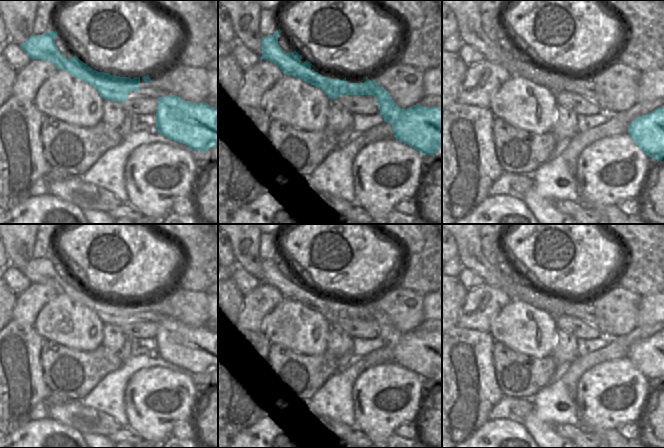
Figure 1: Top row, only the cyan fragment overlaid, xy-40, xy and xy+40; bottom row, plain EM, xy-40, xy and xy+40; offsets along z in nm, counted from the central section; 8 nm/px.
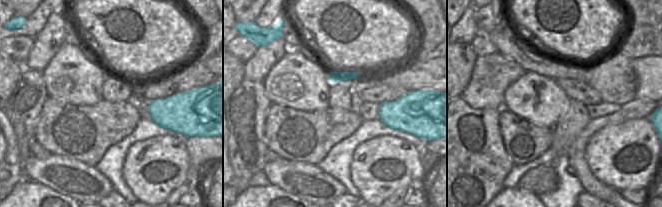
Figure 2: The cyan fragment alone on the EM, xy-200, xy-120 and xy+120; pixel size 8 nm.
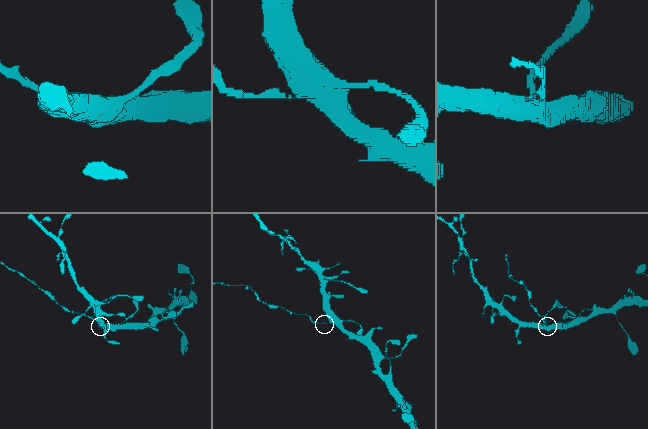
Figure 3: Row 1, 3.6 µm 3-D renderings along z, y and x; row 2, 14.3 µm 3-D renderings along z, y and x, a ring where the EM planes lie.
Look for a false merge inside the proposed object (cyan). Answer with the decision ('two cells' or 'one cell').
two cells

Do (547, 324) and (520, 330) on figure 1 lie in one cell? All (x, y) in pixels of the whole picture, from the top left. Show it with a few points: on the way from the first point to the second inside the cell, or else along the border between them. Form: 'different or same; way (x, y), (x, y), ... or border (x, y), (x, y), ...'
same; way (537, 316), (527, 310), (521, 320)

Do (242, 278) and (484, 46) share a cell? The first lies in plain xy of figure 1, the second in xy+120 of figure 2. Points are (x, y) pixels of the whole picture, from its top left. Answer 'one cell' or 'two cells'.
one cell

